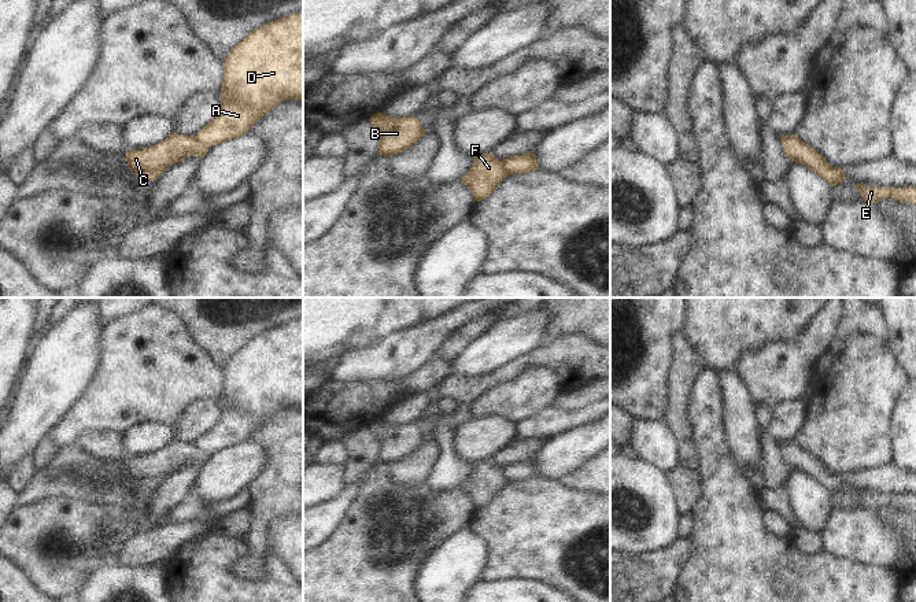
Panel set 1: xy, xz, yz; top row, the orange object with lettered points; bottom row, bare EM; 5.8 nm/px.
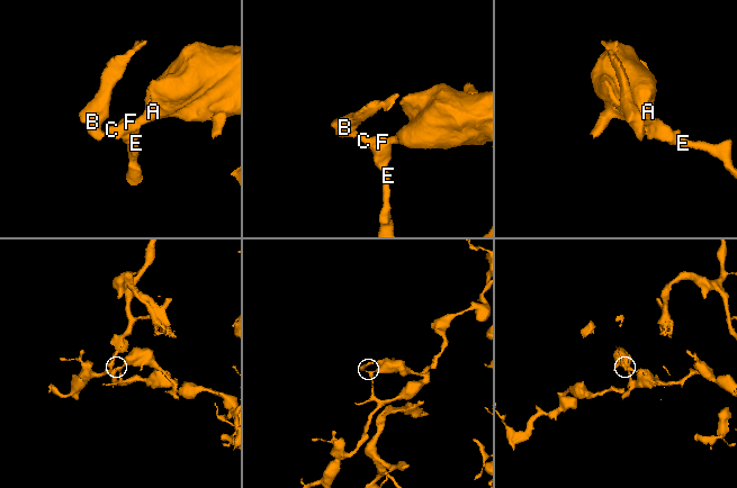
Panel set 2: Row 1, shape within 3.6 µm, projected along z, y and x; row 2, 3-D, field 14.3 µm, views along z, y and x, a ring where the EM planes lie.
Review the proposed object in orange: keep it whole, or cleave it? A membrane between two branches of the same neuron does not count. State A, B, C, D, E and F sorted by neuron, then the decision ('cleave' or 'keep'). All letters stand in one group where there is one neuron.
A D / B C E F | cleave

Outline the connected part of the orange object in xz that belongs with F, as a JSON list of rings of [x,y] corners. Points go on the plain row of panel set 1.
[[[484,461],[476,463],[469,480],[462,484],[462,491],[469,495],[474,509],[481,509],[487,506],[507,483],[509,480],[502,468],[494,465],[491,461]]]

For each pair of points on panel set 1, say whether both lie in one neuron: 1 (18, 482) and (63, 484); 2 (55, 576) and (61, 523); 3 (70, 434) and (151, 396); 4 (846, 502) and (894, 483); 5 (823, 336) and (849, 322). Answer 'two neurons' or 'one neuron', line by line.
1: two neurons
2: one neuron
3: one neuron
4: one neuron
5: two neurons

